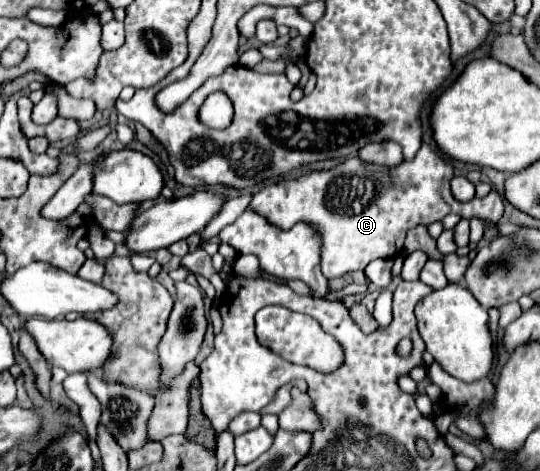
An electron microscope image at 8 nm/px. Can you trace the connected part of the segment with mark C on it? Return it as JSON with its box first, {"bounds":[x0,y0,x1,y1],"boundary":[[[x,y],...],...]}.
{"bounds":[249,145,504,277],"boundary":[[[422,145],[412,161],[402,161],[396,169],[384,169],[354,157],[354,159],[346,159],[344,163],[340,163],[330,171],[312,171],[298,179],[282,181],[278,185],[268,185],[253,196],[249,208],[266,216],[270,223],[282,230],[290,229],[298,221],[312,223],[312,227],[320,233],[322,239],[321,272],[326,277],[342,277],[350,271],[364,269],[376,257],[396,257],[402,251],[406,233],[410,229],[418,225],[428,227],[436,221],[442,221],[450,211],[466,219],[478,217],[478,219],[490,219],[494,223],[502,217],[504,203],[494,189],[486,197],[474,197],[464,205],[452,197],[450,179],[452,179],[450,163],[446,159],[440,159],[440,155],[430,145]]]}

